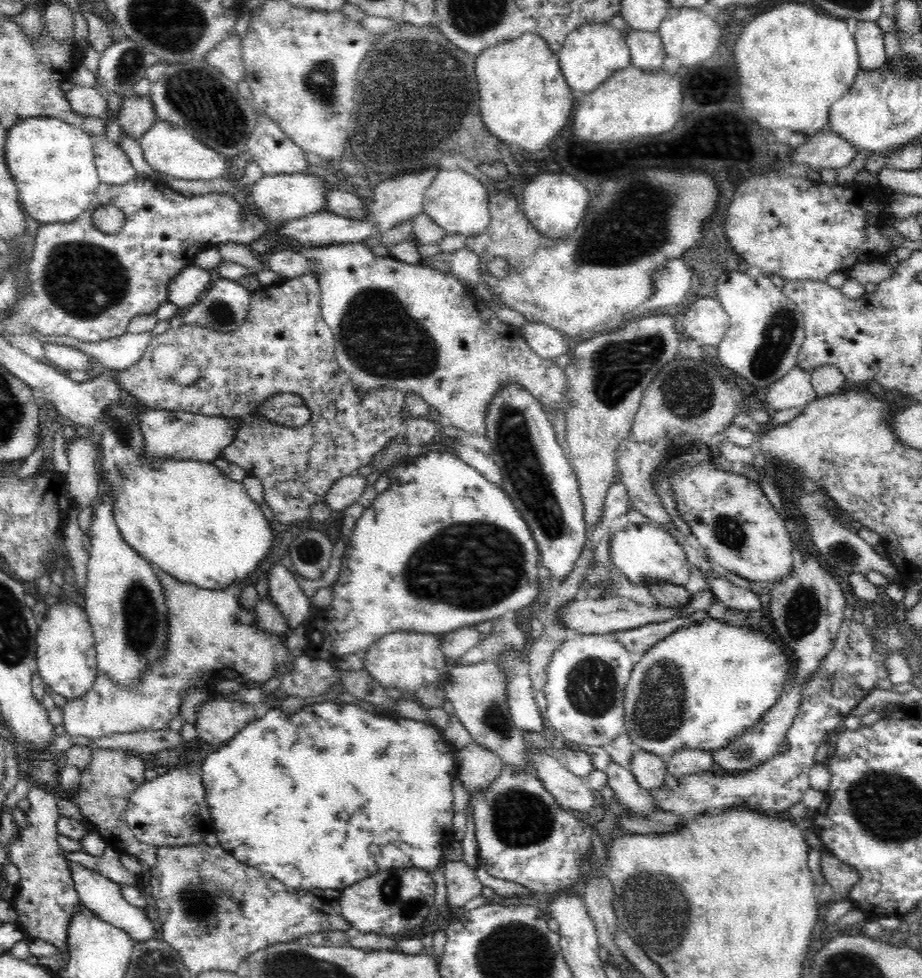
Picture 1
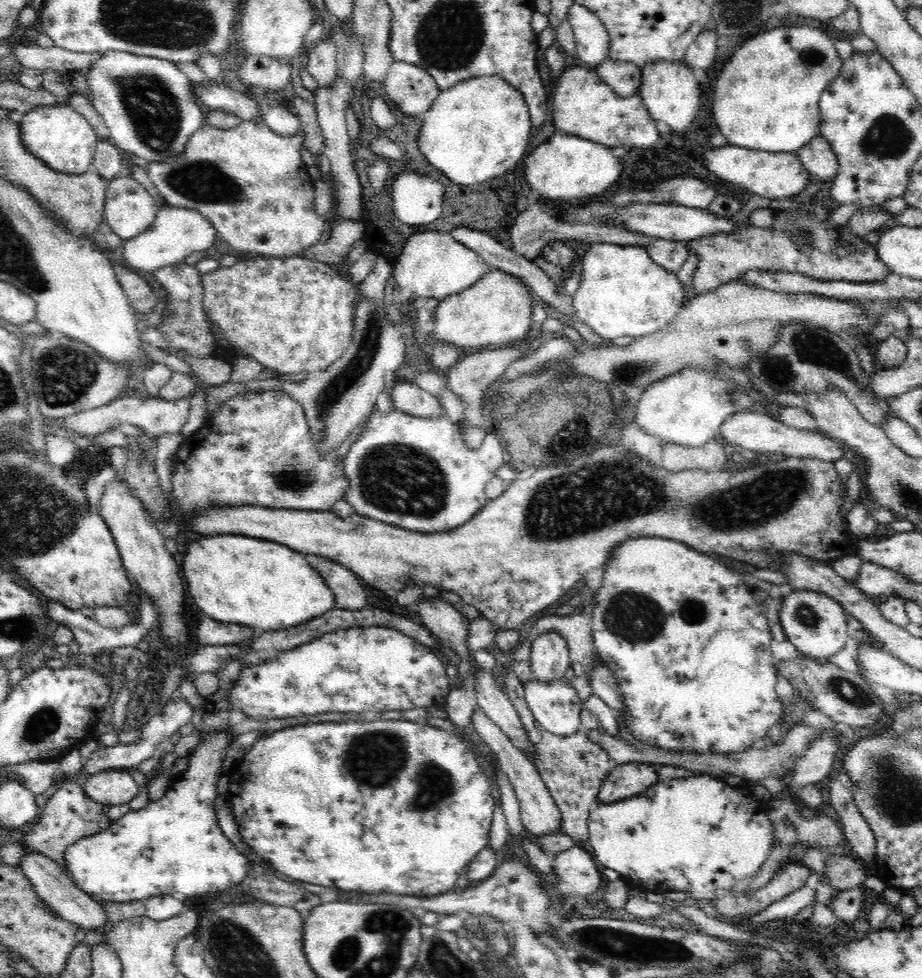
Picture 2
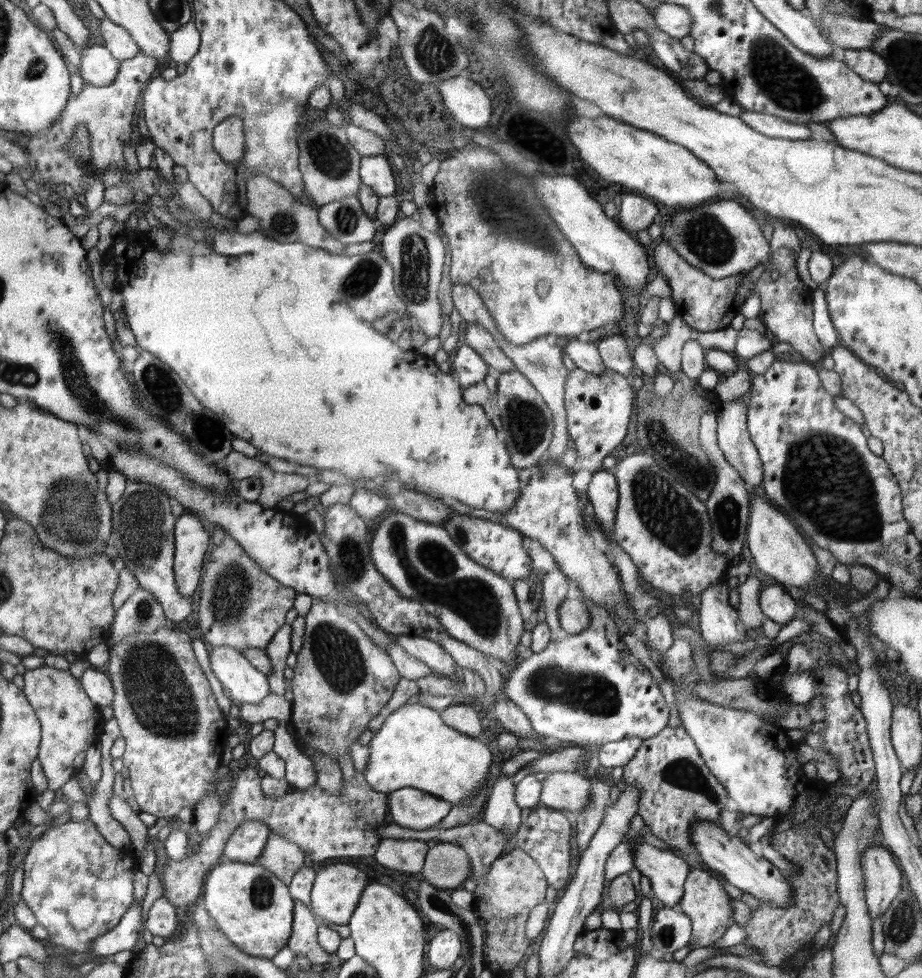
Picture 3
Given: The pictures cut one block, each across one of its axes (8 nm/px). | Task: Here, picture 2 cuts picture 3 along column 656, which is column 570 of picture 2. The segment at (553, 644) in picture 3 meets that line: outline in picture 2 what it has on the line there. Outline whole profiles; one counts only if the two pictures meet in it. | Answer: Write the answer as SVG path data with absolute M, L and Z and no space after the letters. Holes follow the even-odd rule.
M563 676L554 682L538 682L532 677L524 684L534 719L552 734L569 735L582 728L579 712L584 702L571 684Z

